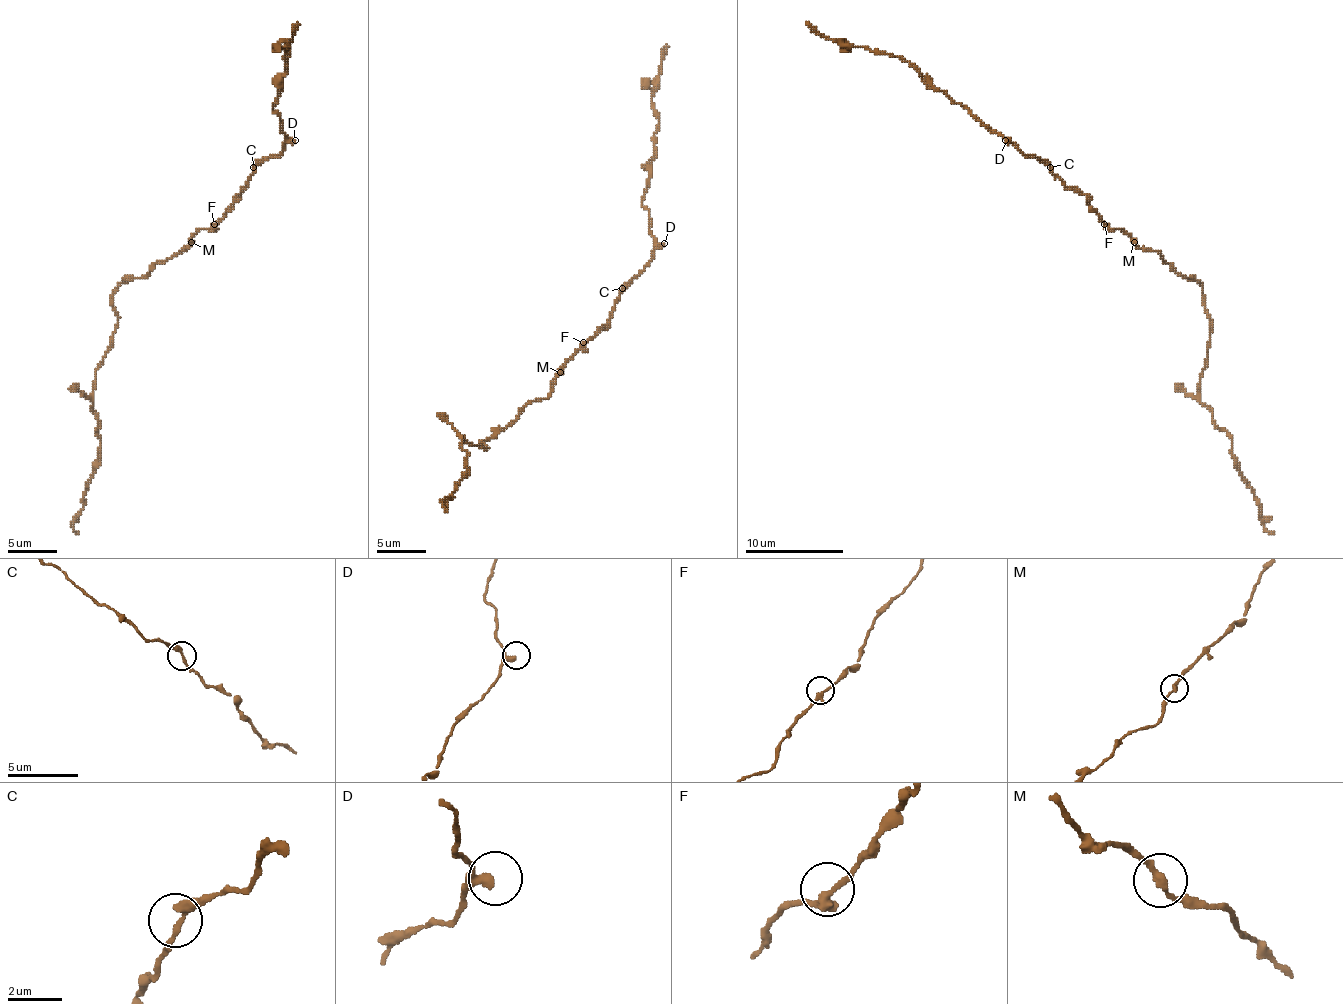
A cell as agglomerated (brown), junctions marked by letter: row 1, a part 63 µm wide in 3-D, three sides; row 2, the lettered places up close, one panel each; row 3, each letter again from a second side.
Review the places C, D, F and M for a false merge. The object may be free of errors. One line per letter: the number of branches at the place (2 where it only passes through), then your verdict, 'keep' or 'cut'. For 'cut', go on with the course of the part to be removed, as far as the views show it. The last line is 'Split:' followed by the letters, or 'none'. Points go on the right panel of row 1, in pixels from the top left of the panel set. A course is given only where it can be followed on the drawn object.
C: branches 2; keep
D: branches 2; keep
F: branches 2; keep
M: branches 2; keep
Split: none

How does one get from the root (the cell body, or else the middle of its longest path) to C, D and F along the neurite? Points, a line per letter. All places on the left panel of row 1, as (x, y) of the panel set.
C: (199, 231), (211, 229), (223, 216), (246, 187), (253, 167)
D: (199, 231), (211, 229), (223, 216), (260, 162), (275, 157), (287, 143), (295, 140)
F: (199, 231), (214, 224)

